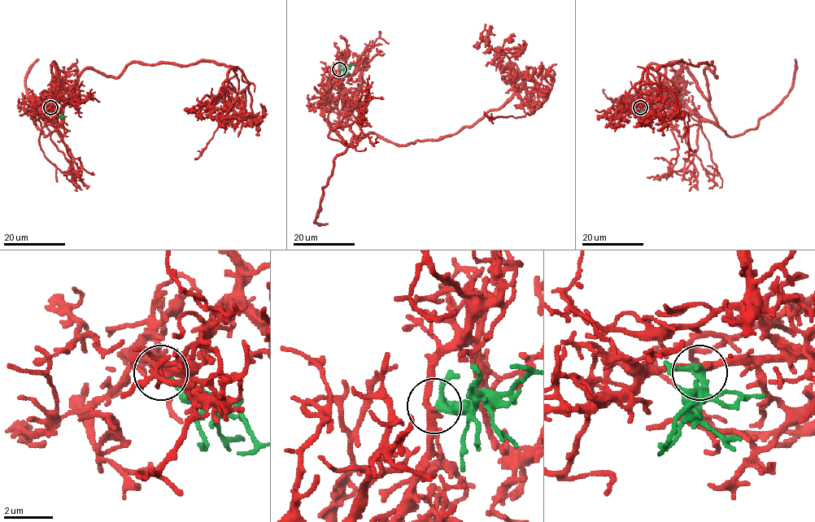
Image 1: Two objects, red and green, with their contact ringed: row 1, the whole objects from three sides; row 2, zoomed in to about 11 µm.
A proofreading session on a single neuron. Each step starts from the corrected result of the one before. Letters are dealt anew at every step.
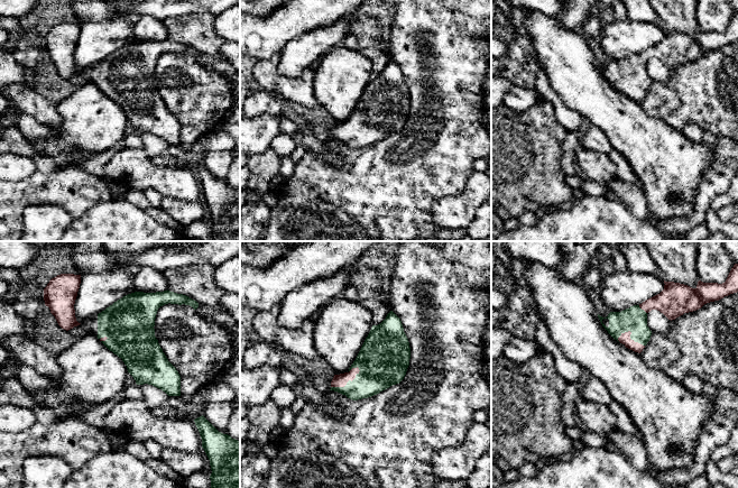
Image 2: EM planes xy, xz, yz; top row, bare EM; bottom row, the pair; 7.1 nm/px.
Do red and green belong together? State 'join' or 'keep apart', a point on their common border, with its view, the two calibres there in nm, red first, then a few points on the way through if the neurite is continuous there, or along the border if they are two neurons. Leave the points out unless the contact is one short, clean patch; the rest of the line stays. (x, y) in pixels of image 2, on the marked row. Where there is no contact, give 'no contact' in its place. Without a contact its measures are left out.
join; contact xz (347, 381); calibres 100 and 280 nm

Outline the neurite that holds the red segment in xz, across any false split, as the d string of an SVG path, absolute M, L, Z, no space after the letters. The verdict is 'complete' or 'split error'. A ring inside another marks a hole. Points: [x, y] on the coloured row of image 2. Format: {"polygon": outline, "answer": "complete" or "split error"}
{"polygon": "M390 311L380 324L372 325L349 371L334 375L330 390L345 395L352 400L371 397L393 385L399 384L406 375L409 359L409 342L402 321Z", "answer": "split error"}

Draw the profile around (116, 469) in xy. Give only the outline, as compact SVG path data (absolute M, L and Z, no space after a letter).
M124 449L100 453L74 470L63 488L185 488L129 454Z

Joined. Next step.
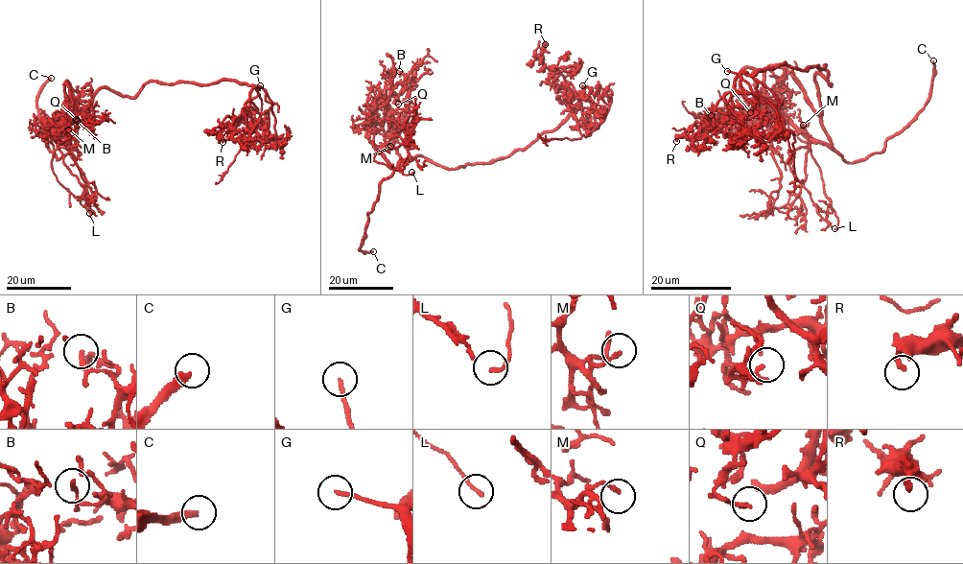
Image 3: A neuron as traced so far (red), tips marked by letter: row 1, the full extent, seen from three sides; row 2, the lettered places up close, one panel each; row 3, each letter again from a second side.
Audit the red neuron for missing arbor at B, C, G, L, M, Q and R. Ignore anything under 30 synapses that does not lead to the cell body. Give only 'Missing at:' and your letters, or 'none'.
Missing at: C, G

